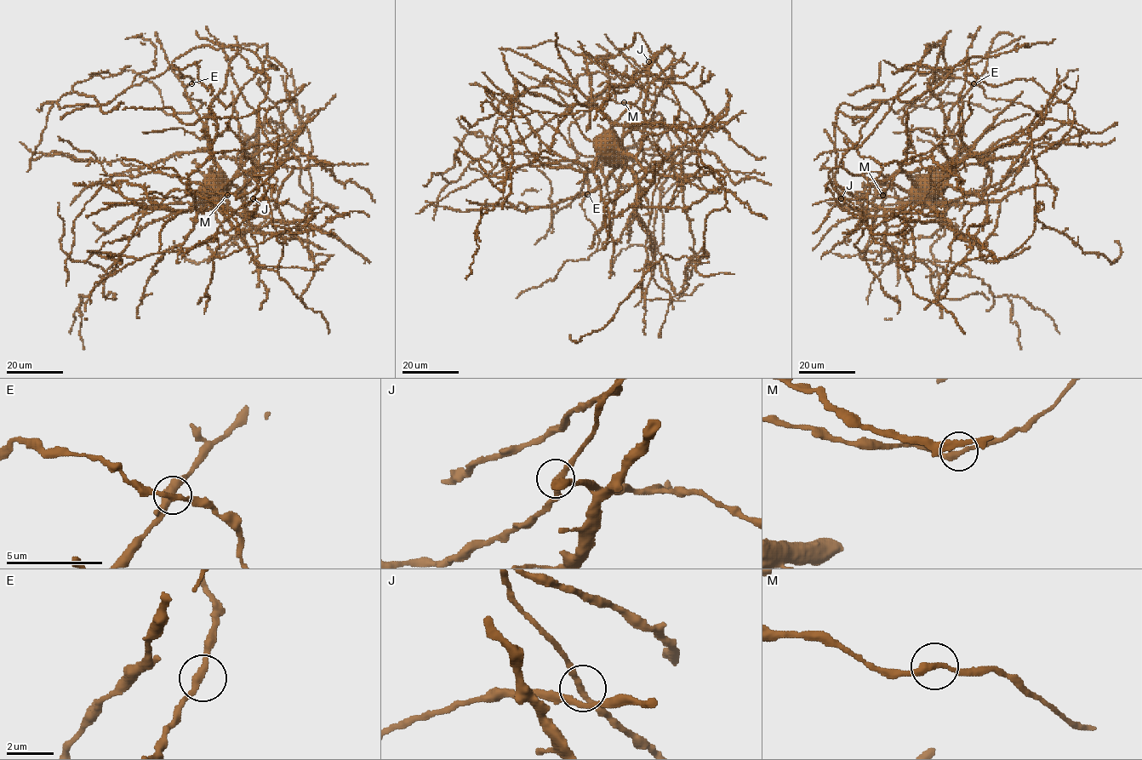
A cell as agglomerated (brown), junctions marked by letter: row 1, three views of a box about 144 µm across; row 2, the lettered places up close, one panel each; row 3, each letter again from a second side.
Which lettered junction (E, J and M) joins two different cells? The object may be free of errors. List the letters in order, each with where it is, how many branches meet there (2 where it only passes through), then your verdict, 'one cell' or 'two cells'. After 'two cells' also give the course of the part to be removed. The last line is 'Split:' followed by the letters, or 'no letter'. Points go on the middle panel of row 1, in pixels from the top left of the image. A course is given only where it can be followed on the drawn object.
E: (587, 194) | 2 | one cell
J: (648, 61) | 2 | one cell
M: (624, 102) | 2 | one cell
Split: no letter

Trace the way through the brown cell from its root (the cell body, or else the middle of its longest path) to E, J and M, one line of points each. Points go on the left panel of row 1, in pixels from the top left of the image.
E: (215, 189), (218, 185), (219, 166), (210, 151), (203, 122), (191, 105), (185, 89), (191, 83)
J: (215, 189), (220, 190), (242, 172), (266, 174), (277, 168), (253, 198)
M: (215, 189), (220, 190), (242, 172), (259, 177), (258, 181), (250, 179), (241, 189), (228, 195)

